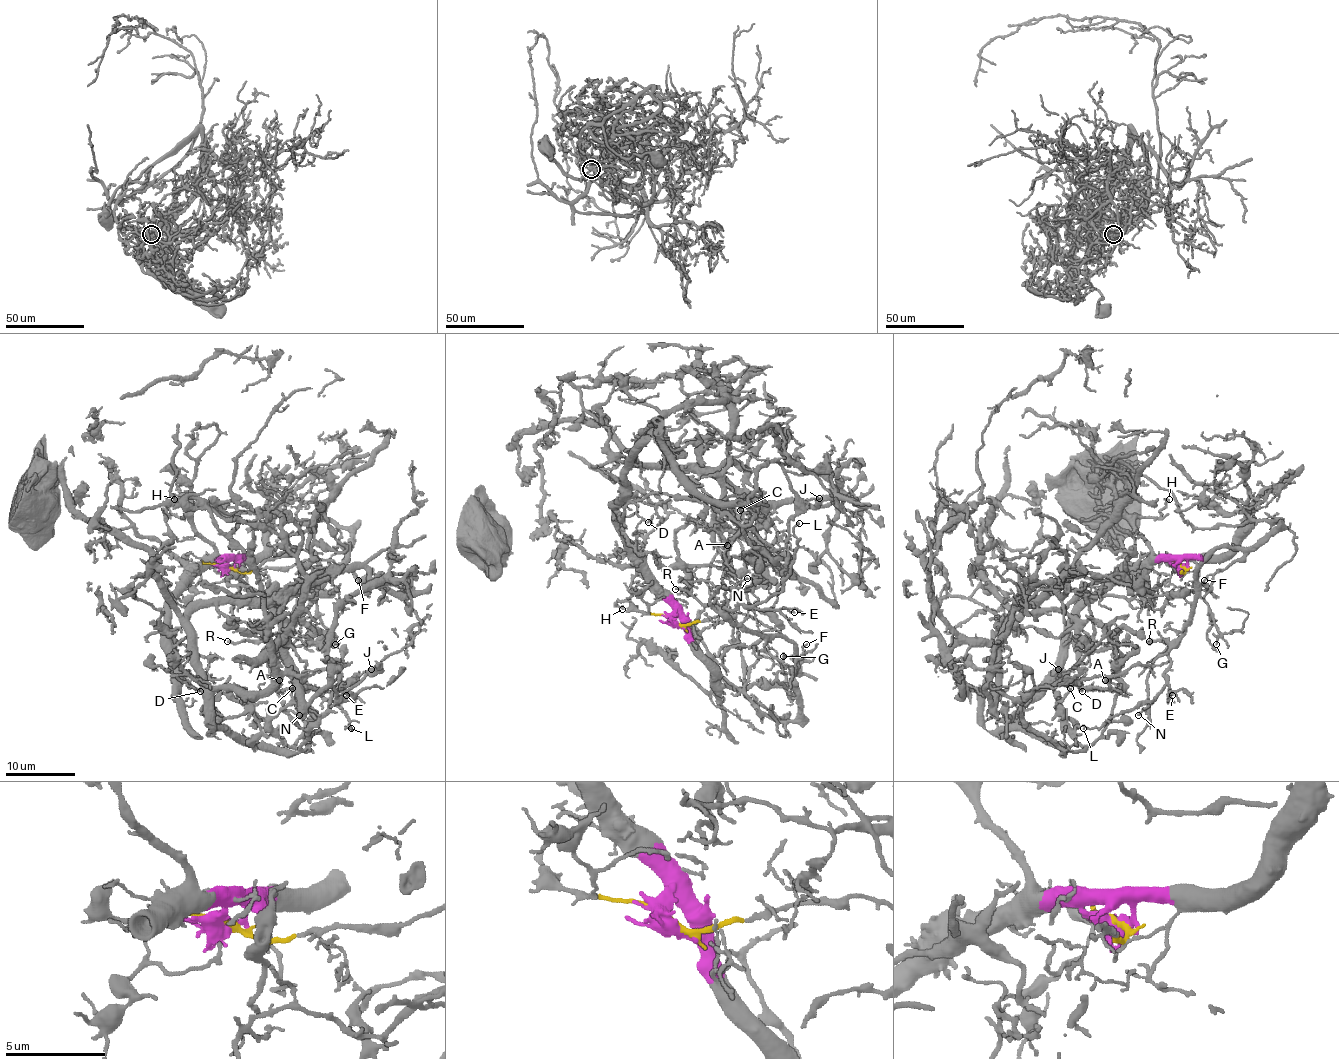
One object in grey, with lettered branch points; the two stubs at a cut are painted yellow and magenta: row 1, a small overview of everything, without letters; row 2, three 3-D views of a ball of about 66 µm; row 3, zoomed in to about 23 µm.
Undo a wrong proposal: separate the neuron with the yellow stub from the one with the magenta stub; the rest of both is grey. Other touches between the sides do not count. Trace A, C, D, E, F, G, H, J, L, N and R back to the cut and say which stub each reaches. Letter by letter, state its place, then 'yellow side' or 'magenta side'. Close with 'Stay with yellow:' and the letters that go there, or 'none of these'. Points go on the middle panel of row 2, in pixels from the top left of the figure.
A: place (727, 545); magenta side
C: place (740, 510); magenta side
D: place (648, 522); magenta side
E: place (794, 612); yellow side
F: place (806, 644); yellow side
G: place (783, 656); yellow side
H: place (622, 609); magenta side
J: place (819, 498); magenta side
L: place (799, 523); yellow side
N: place (747, 578); yellow side
R: place (675, 589); yellow side
Stay with yellow: E, F, G, L, N, R

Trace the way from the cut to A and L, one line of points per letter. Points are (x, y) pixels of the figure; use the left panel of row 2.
A: (227, 567), (210, 561), (171, 605), (170, 659), (293, 745), (302, 674), (340, 676), (279, 679)
L: (227, 567), (246, 572), (310, 560), (335, 565), (277, 657), (335, 702), (350, 728)

